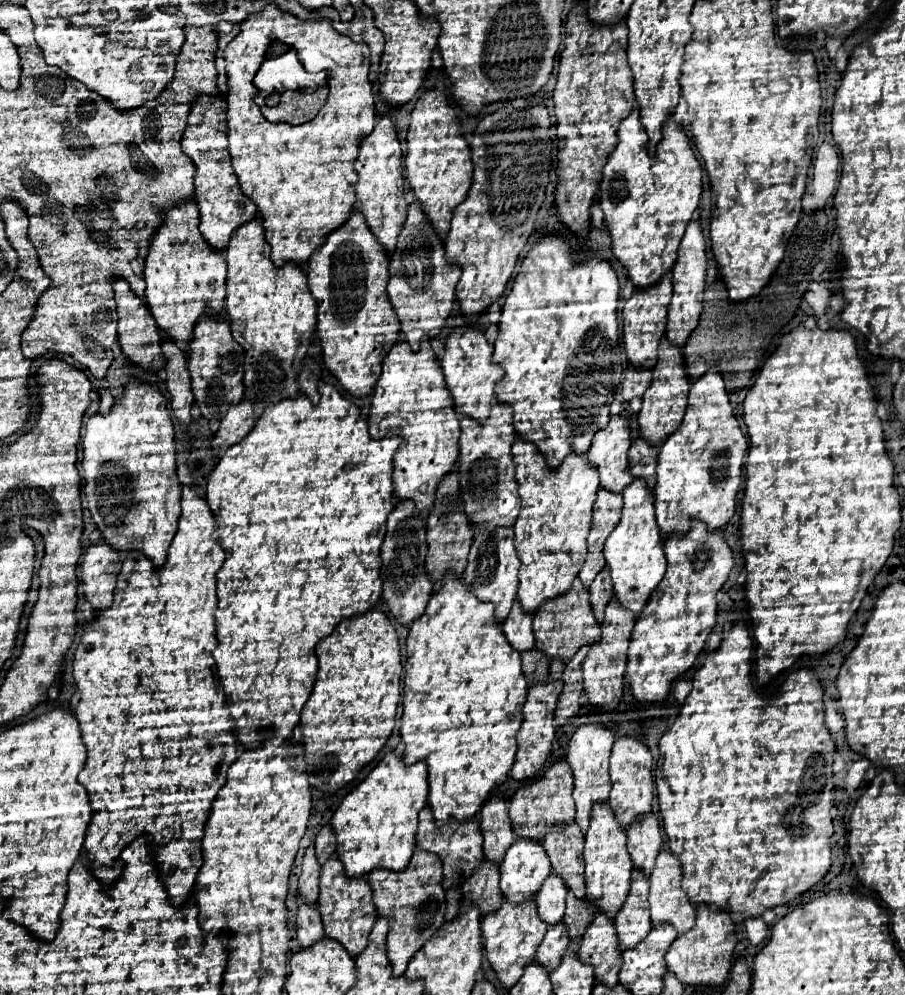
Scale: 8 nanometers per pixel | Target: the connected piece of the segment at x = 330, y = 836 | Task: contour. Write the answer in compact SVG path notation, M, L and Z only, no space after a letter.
M323 826L321 832L317 834L315 852L317 852L319 864L325 864L327 858L331 858L335 854L335 834L333 834L331 826Z

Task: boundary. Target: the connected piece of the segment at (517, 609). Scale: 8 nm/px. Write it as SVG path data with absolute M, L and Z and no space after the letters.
M519 602L513 604L507 620L503 622L503 634L507 642L517 650L517 652L527 652L535 648L535 638L533 638L533 628L531 628L533 616L523 612Z

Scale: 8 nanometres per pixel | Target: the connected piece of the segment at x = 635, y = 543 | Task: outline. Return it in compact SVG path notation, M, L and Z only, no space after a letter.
M639 478L633 480L625 488L623 496L625 496L625 506L623 506L621 522L607 538L603 552L605 552L605 562L607 562L607 568L611 574L613 592L617 596L619 604L637 616L645 608L645 602L649 602L653 590L663 580L667 560L665 560L665 552L663 552L659 526L655 522L653 494L645 488L645 482Z

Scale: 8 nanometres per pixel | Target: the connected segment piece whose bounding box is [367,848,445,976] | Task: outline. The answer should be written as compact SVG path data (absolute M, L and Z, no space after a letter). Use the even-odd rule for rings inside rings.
M415 850L413 860L403 872L389 870L373 870L367 880L373 890L373 904L379 916L389 918L389 934L387 934L387 958L393 968L393 976L403 976L409 964L409 958L441 928L445 914L445 892L441 888L443 866L435 854Z

